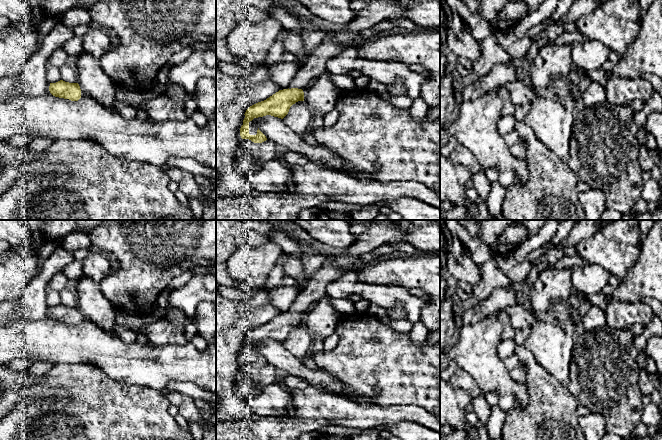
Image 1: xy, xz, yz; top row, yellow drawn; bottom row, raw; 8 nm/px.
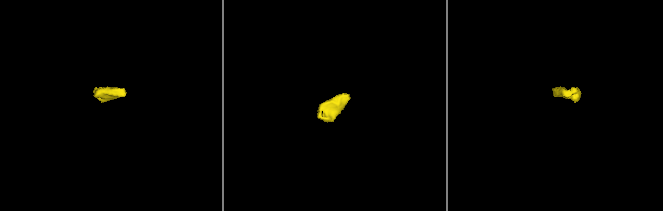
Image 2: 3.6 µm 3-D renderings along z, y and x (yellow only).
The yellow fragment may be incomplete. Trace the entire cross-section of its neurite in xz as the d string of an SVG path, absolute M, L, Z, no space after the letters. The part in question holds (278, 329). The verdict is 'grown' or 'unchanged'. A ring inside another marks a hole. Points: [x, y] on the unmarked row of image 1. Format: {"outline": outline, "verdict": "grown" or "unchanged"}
{"outline": "M378 220L370 224L361 235L357 235L355 242L341 255L326 257L319 270L309 279L306 287L290 306L288 313L279 314L246 334L238 363L249 363L254 367L266 365L266 360L252 344L266 339L283 343L293 328L304 325L304 317L310 311L309 307L326 296L326 287L330 283L351 270L351 265L356 259L363 254L371 253L394 237L402 238L403 233L393 220Z", "verdict": "grown"}

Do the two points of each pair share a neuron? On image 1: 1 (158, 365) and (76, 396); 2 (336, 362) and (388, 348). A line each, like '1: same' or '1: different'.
1: different
2: same

